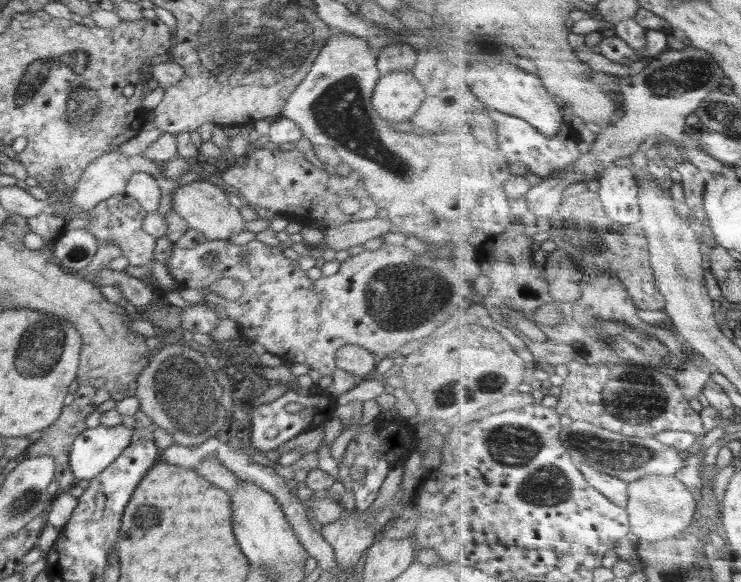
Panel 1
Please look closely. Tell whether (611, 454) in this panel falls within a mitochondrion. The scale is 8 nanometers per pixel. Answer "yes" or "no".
yes

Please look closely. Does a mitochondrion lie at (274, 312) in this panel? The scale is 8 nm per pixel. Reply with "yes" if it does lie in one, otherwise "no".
no

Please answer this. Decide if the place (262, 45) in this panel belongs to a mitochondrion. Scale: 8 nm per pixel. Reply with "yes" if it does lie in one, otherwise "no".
yes

